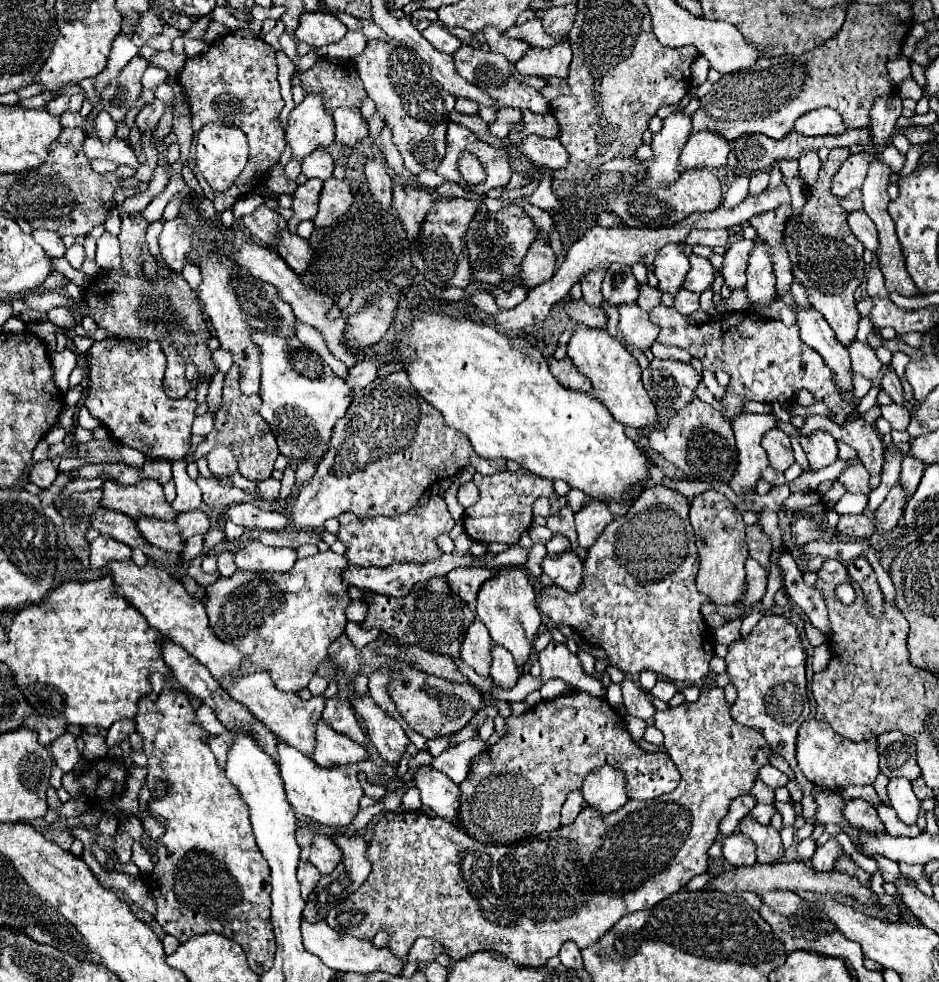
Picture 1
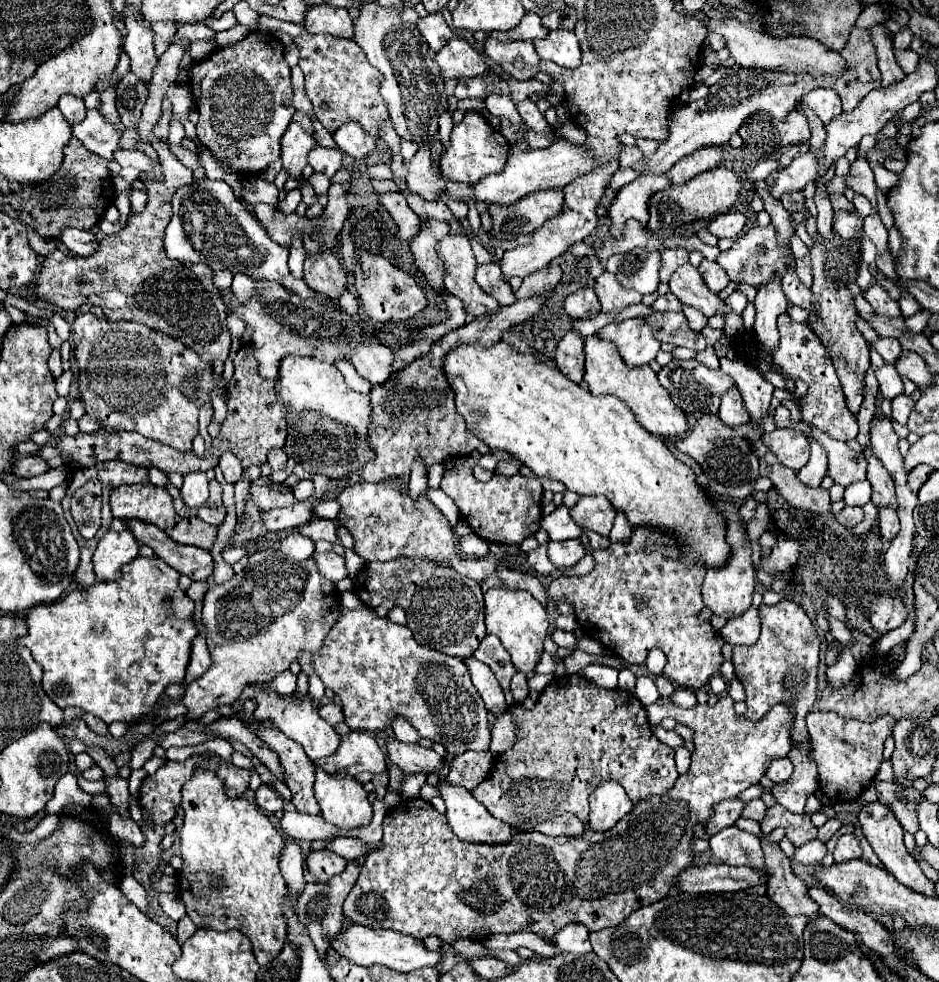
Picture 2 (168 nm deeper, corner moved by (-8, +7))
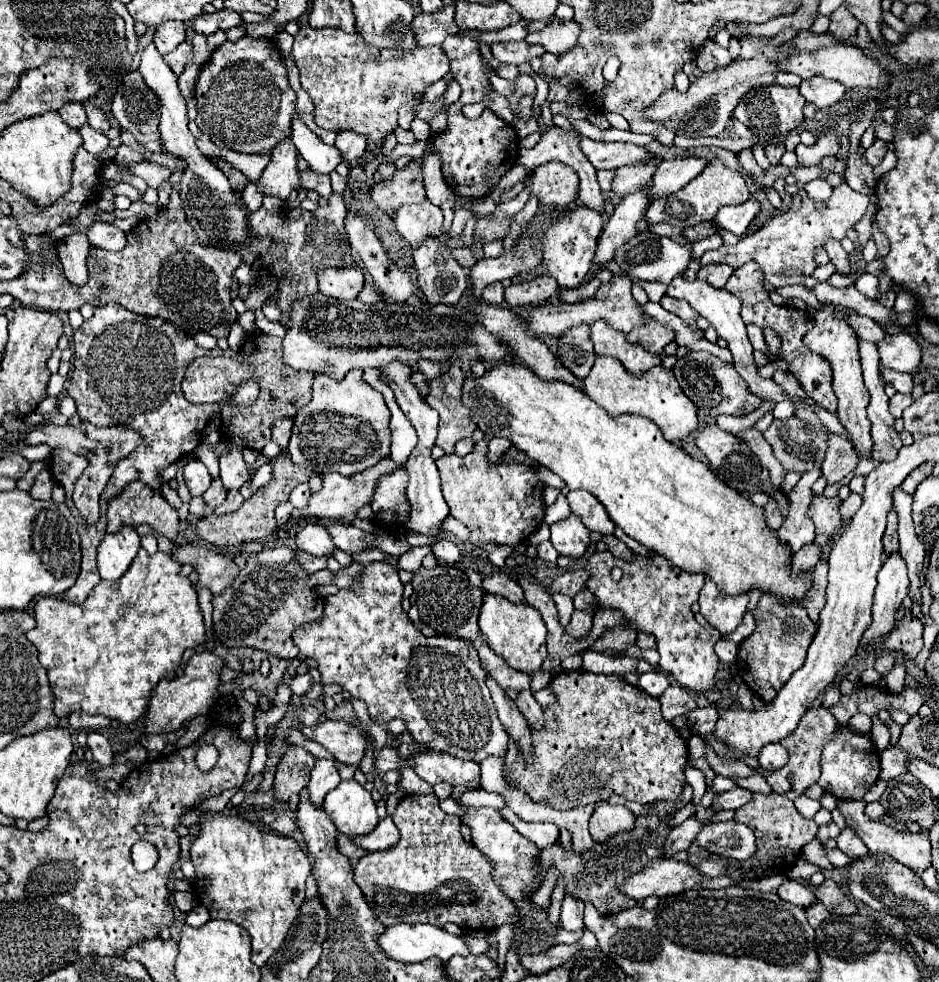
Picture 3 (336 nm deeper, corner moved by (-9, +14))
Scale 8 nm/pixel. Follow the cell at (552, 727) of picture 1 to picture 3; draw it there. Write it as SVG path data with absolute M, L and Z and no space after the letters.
M586 670L560 672L550 682L556 702L544 708L544 726L530 728L534 762L528 764L518 752L510 766L508 786L526 792L532 802L546 804L556 810L572 810L576 806L608 800L612 794L624 796L630 802L648 804L654 800L678 800L684 786L684 764L688 762L686 742L676 728L662 718L660 702L648 696L642 688L630 686L620 676L592 674Z

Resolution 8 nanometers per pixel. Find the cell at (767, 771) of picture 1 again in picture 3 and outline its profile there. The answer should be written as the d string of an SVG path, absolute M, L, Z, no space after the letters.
M768 744L760 750L758 762L764 770L780 770L788 762L788 752L780 744Z

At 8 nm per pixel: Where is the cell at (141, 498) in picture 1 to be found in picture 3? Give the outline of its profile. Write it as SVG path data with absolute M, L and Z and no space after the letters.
M136 480L128 484L122 492L112 496L112 500L108 500L108 532L116 532L122 526L138 524L150 524L160 536L166 536L168 540L174 540L178 534L178 512L166 502L162 490L154 490Z

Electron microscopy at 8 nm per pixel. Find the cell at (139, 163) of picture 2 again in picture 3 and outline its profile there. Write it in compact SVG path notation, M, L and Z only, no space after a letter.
M142 160L142 162L132 162L132 164L130 164L130 170L132 170L136 176L140 176L140 178L142 178L148 186L152 186L152 188L158 188L158 186L162 184L162 180L170 178L170 174L172 174L170 168L160 166L160 164L154 164L154 162L146 162L146 160Z

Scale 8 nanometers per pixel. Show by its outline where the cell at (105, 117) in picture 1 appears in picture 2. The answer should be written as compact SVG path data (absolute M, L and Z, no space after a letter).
M87 111L87 117L83 123L73 125L73 135L99 157L105 157L107 161L113 159L113 151L119 147L119 133L115 127L97 111Z

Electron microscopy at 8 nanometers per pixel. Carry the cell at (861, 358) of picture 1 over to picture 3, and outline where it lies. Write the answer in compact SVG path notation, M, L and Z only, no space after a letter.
M882 368L882 380L886 384L894 386L902 394L910 394L912 386L914 386L910 374L902 374L902 372L896 372L896 370L890 370L890 368Z

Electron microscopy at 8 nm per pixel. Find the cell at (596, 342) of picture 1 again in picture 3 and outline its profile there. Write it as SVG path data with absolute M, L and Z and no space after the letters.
M600 356L596 358L590 374L584 378L584 392L610 416L640 414L652 420L654 424L658 424L664 438L670 442L680 442L698 428L696 406L684 396L674 374L664 366L654 366L642 376L632 376L628 370L624 370L624 366L618 360Z

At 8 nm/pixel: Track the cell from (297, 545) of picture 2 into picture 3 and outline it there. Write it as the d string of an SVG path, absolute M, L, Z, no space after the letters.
M320 524L302 526L296 534L296 548L314 556L330 556L332 550L336 550L326 528Z

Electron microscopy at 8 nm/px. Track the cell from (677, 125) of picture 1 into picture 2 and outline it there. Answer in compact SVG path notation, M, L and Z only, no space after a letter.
M641 175L633 183L625 185L617 193L613 205L609 207L609 219L611 219L609 233L615 235L615 239L619 239L629 219L639 221L641 227L647 225L647 219L649 219L647 203L651 195L667 187L671 187L671 181L667 179L667 175Z

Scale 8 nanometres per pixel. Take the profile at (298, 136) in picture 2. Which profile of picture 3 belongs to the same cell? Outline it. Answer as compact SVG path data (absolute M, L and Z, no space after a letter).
M286 136L280 144L276 144L270 156L272 162L266 166L258 184L262 186L264 194L272 194L286 200L288 194L300 186L300 176L296 168L298 152L292 144L292 138Z

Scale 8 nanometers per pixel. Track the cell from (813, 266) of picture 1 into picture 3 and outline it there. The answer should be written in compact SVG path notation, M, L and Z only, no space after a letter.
M822 304L822 310L814 314L814 328L806 332L804 344L812 350L822 354L834 372L834 394L838 396L838 420L840 424L850 432L852 444L858 454L870 454L872 450L872 438L870 438L870 424L866 416L866 406L870 402L868 390L864 388L862 380L862 364L860 364L860 352L858 352L858 336L854 328L846 320L838 320L834 316L836 308L832 304Z

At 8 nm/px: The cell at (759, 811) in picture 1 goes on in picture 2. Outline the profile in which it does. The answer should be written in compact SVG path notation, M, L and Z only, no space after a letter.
M753 799L753 801L749 801L745 807L743 807L743 811L741 811L741 817L745 817L745 819L753 819L753 821L759 821L759 819L763 819L763 815L765 815L765 803L761 801L761 799Z

